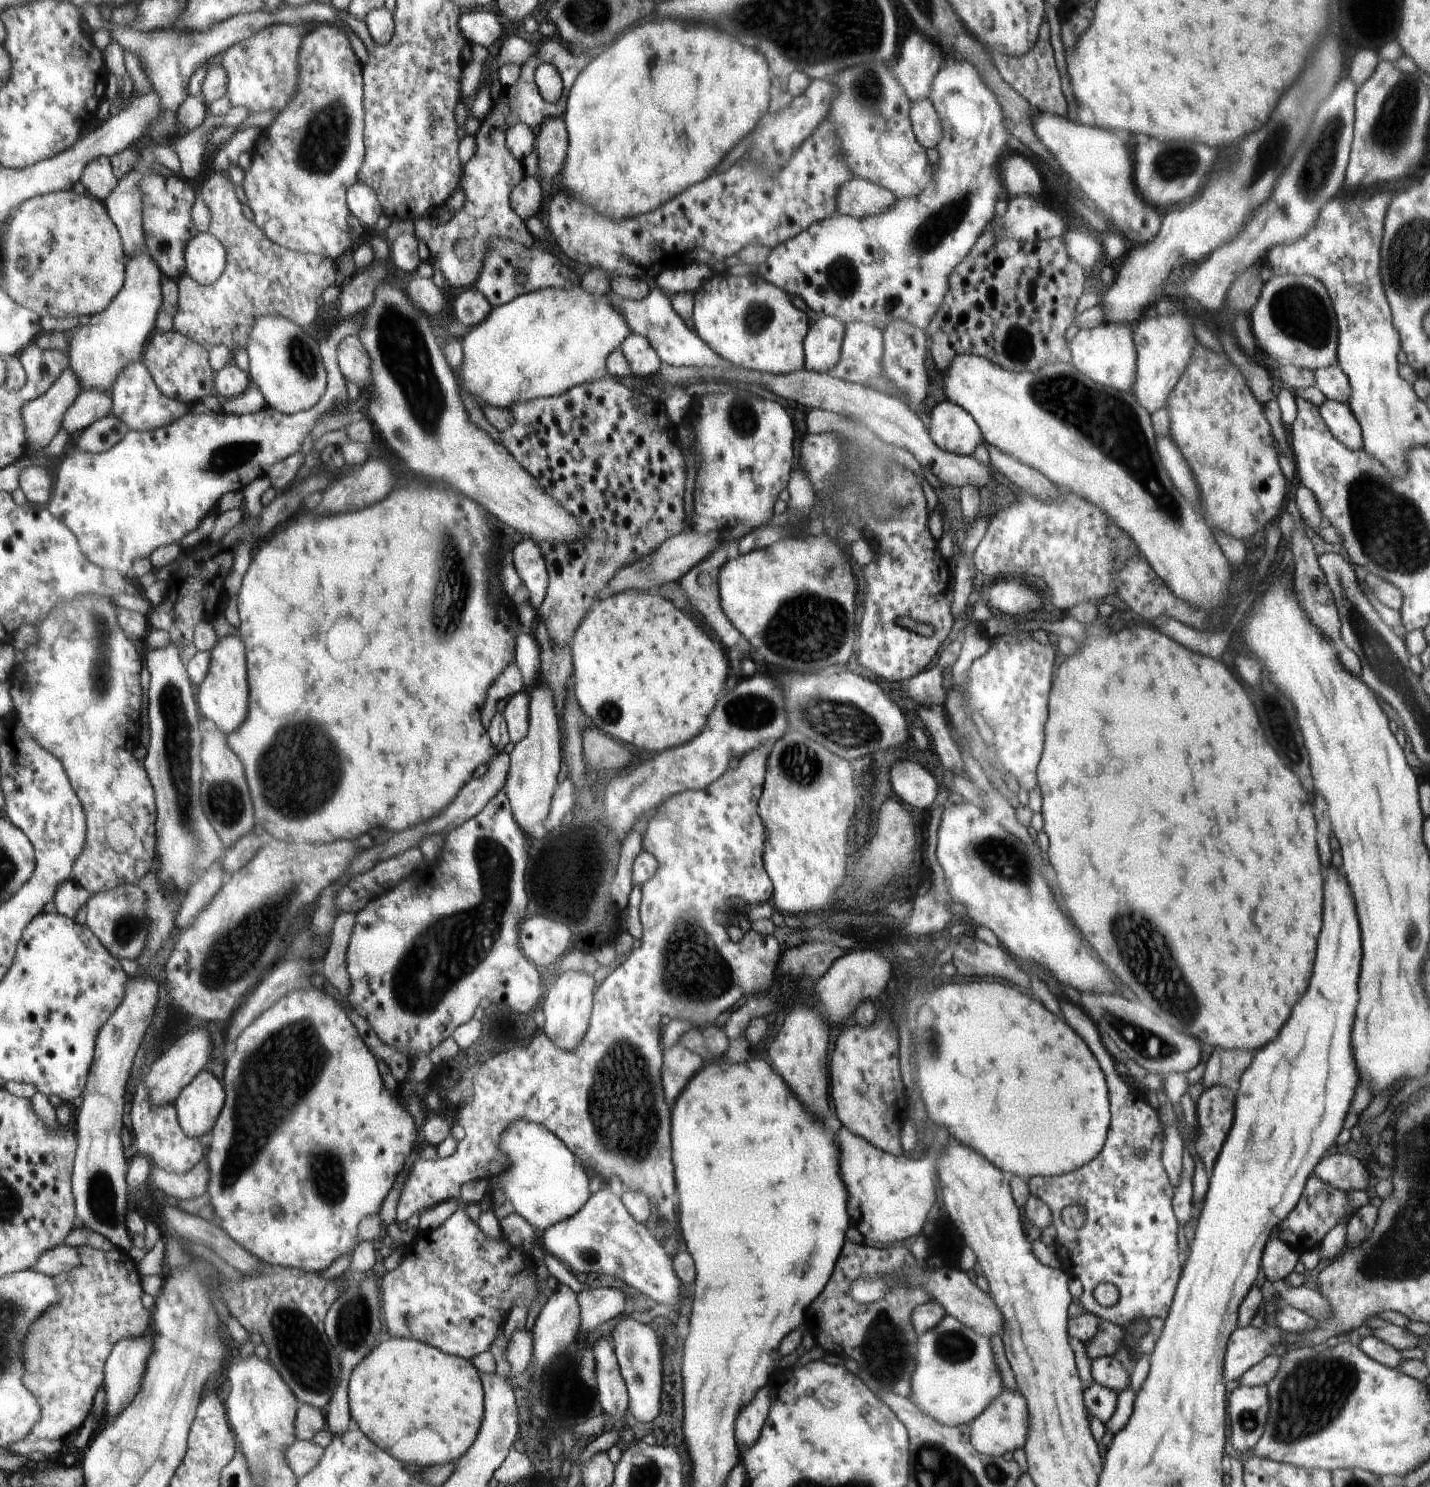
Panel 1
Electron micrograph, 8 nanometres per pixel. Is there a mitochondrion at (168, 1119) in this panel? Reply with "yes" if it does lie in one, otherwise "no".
no

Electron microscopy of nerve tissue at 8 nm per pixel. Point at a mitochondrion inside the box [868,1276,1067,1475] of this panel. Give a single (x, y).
(953, 1347)

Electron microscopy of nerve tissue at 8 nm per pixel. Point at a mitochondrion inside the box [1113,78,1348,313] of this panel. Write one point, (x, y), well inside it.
(1315, 169)

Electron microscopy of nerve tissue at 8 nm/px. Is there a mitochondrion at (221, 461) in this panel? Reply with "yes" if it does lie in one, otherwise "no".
yes

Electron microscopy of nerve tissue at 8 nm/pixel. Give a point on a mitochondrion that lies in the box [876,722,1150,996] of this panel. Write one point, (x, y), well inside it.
(999, 854)

